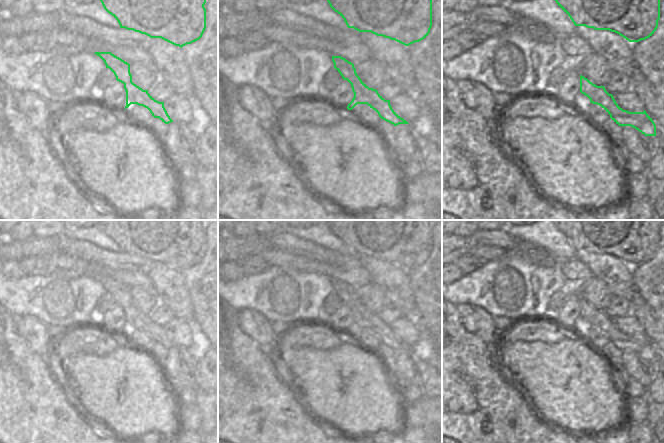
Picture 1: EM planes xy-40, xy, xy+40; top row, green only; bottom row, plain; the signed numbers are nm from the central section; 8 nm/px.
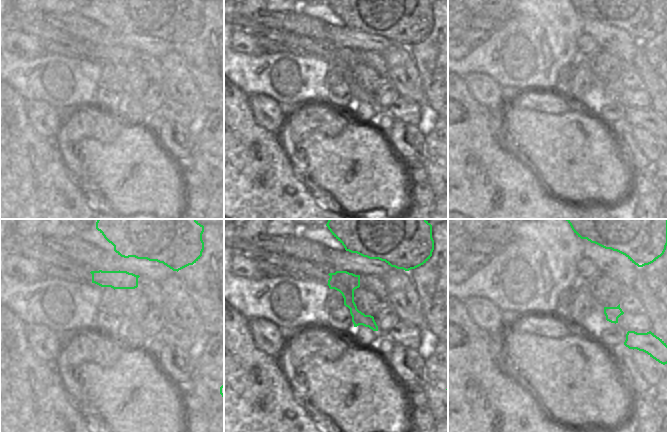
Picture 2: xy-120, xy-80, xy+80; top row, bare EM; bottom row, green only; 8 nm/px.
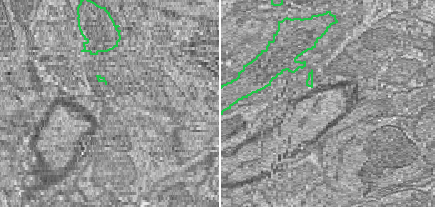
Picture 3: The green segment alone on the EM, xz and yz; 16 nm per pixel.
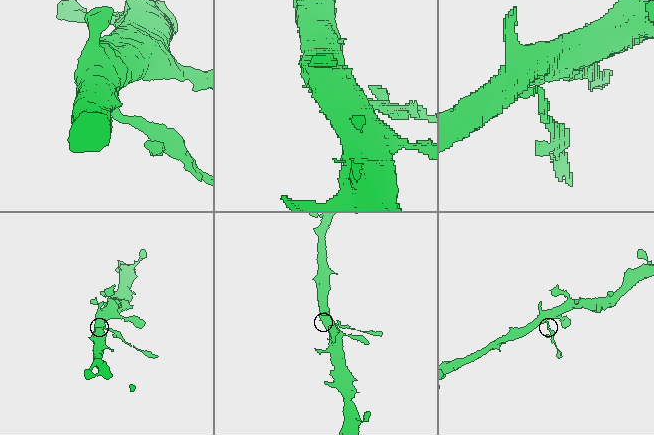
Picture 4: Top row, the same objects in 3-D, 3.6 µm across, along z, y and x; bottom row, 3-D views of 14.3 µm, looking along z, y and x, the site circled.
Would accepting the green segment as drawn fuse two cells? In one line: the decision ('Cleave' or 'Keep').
Cleave.

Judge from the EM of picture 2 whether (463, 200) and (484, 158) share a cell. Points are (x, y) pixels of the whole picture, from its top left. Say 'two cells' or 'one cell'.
one cell

